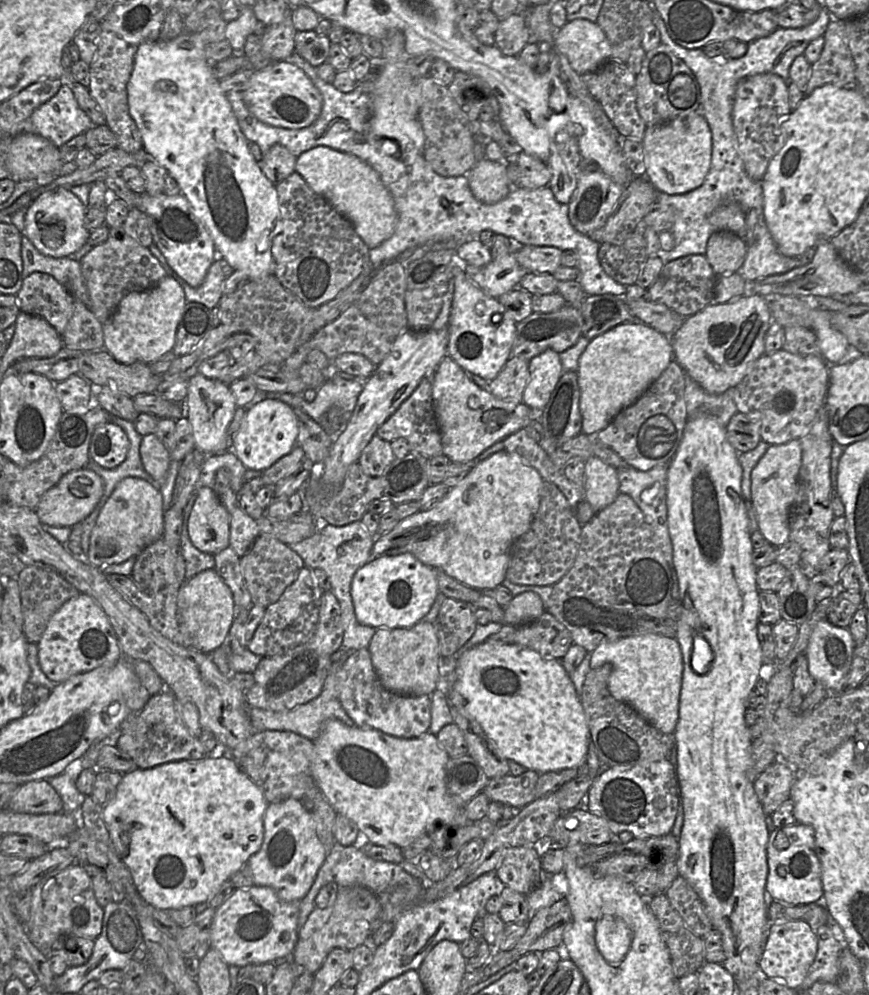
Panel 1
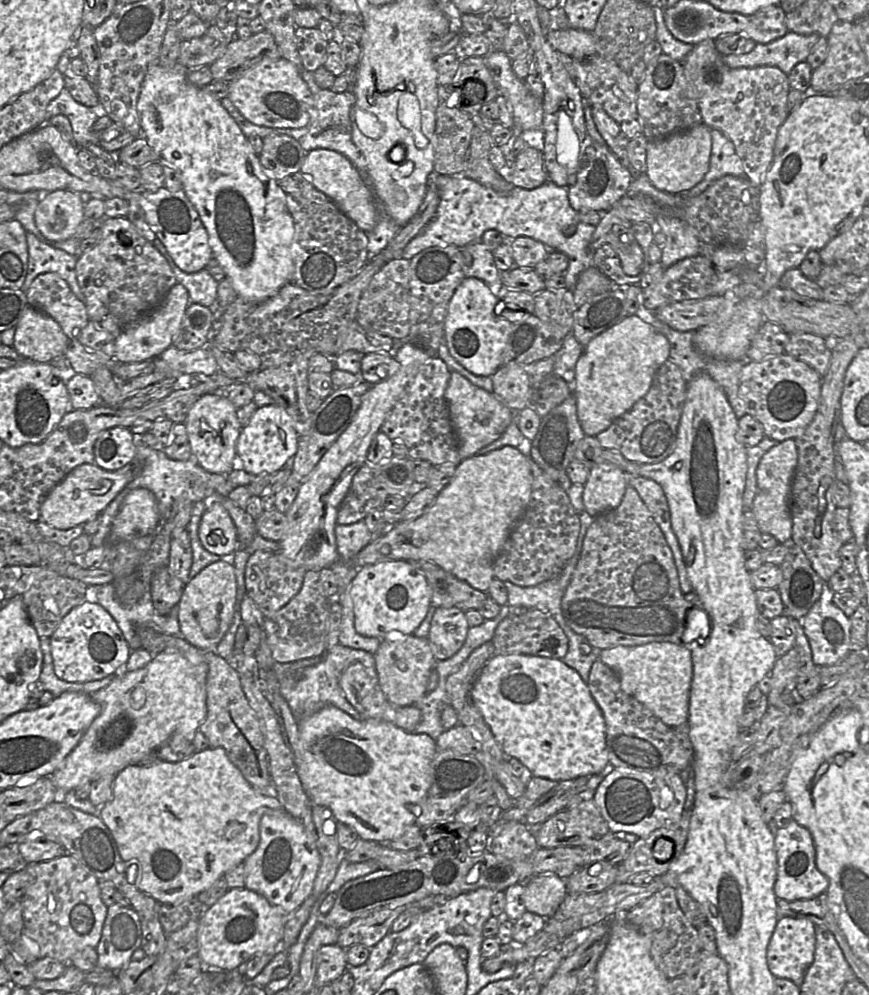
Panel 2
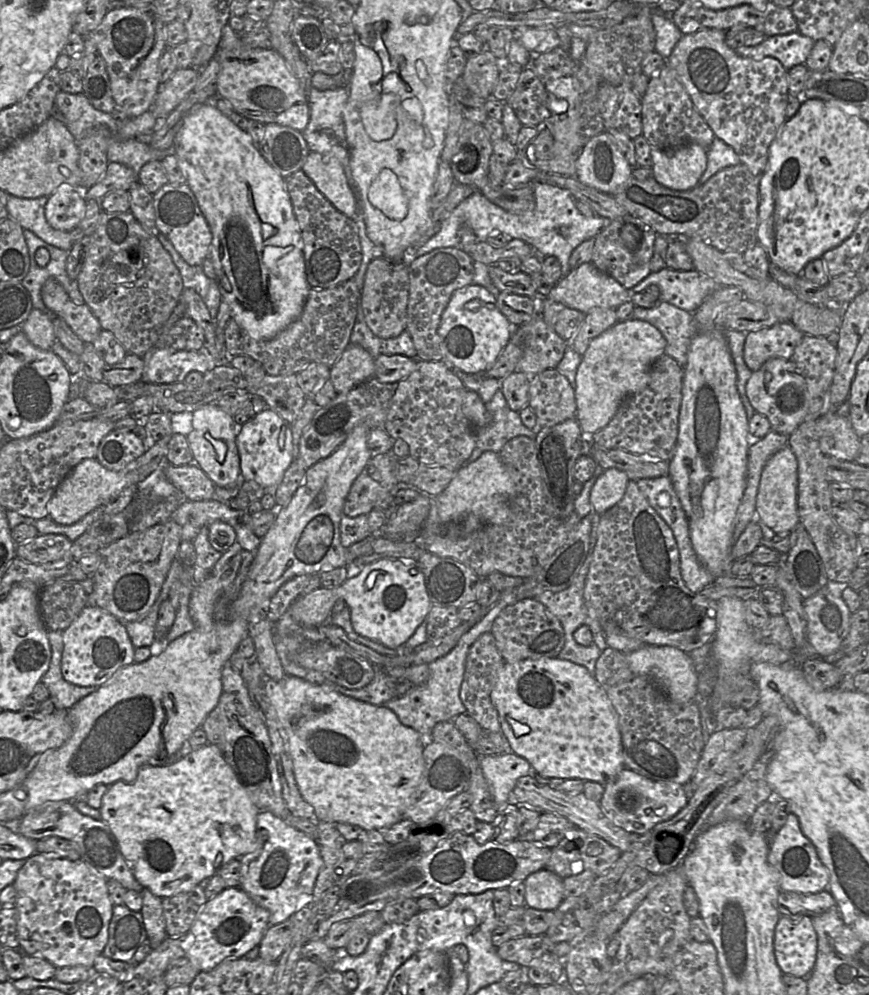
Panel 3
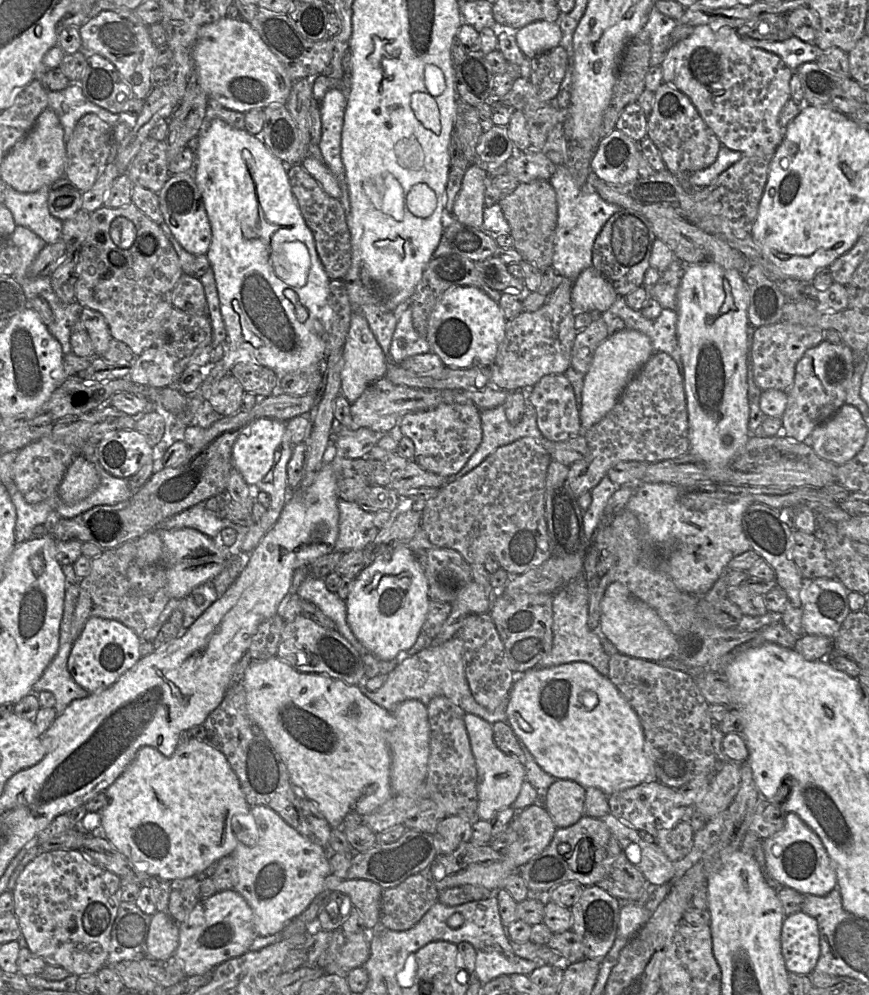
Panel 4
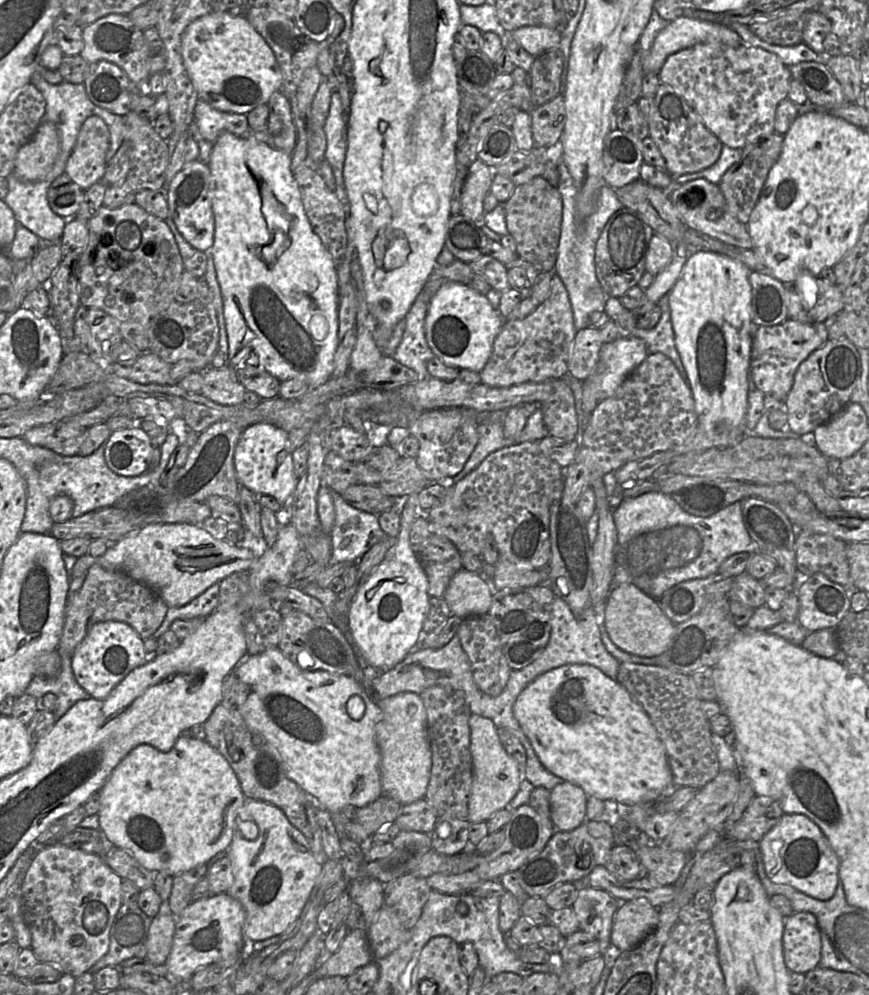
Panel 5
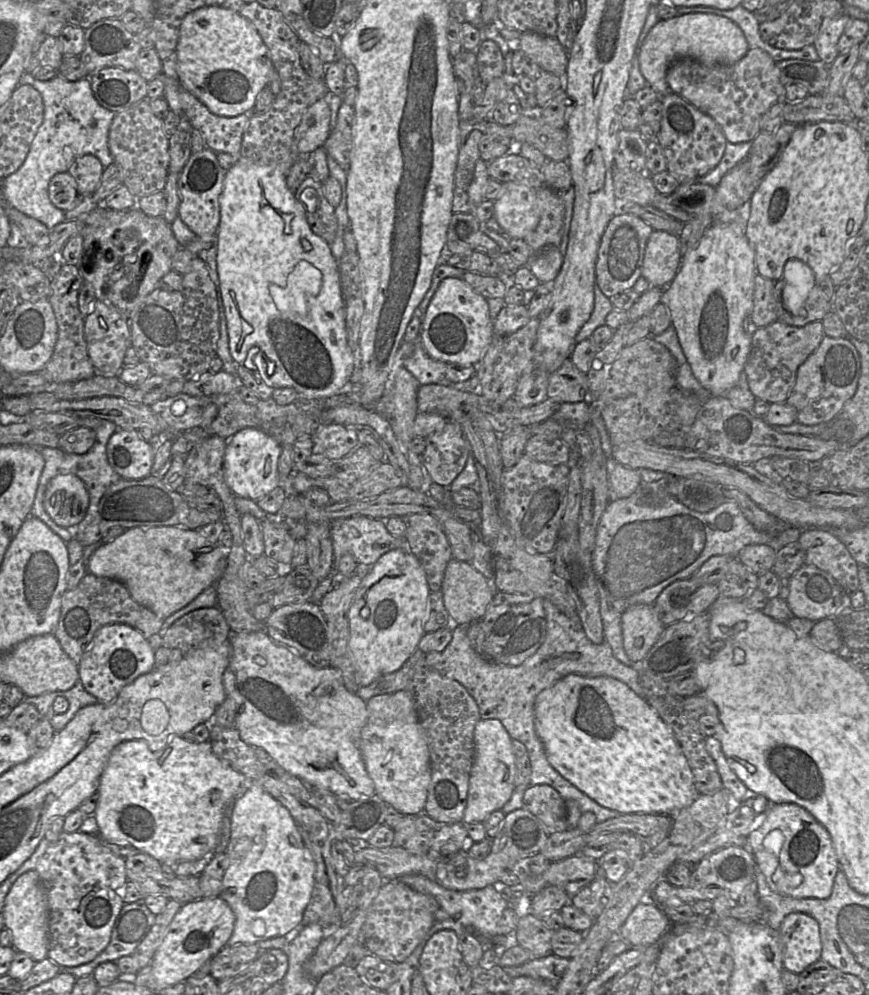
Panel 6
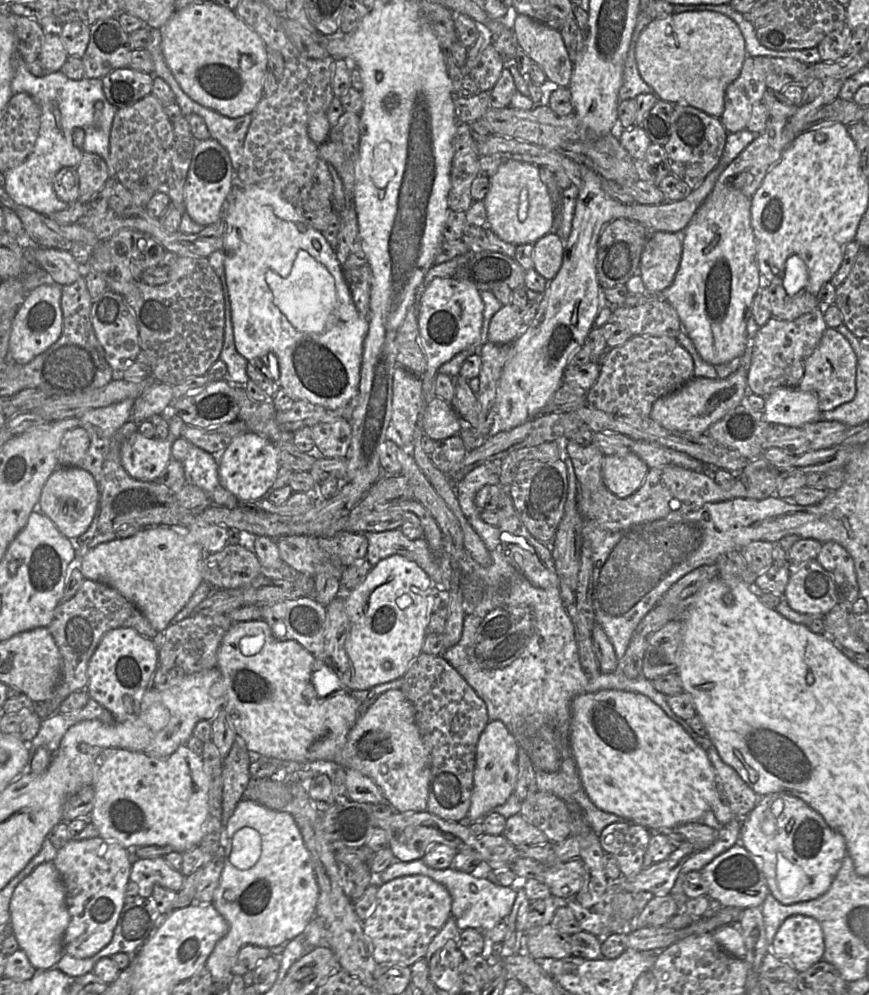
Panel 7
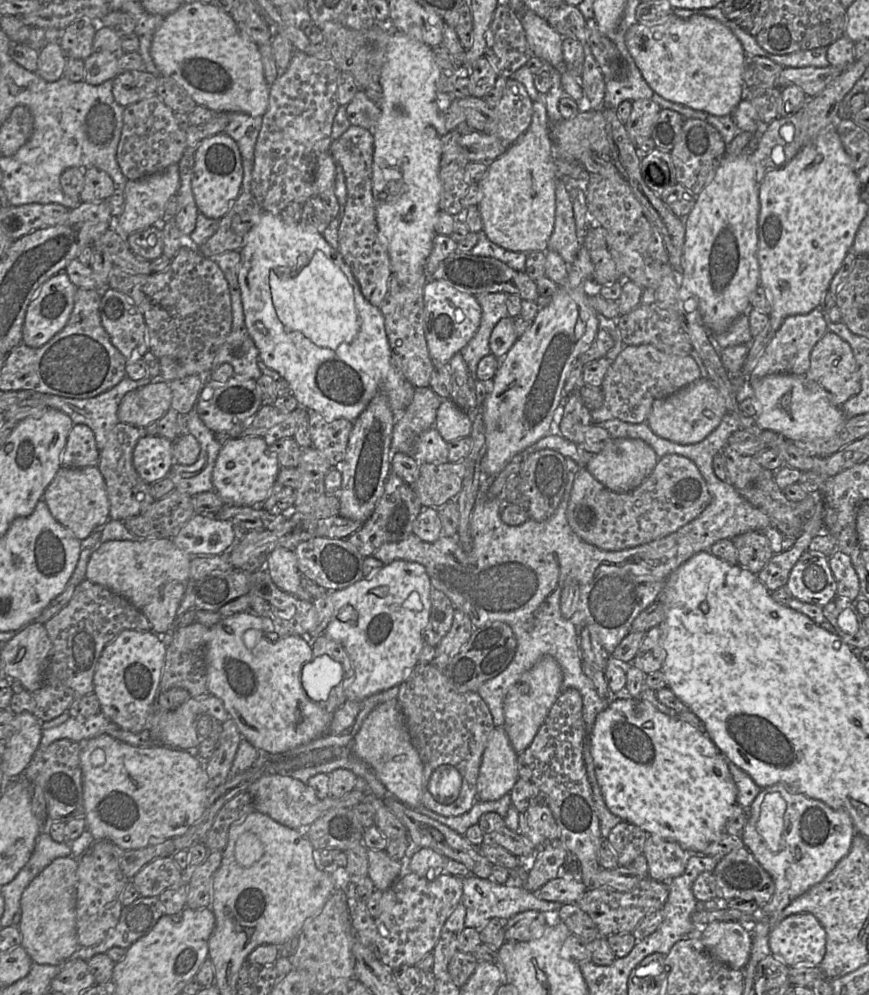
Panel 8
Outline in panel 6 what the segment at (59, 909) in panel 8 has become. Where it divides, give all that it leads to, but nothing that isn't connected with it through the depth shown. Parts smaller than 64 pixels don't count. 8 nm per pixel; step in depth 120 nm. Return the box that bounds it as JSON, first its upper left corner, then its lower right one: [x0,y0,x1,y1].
[2,869,48,962]

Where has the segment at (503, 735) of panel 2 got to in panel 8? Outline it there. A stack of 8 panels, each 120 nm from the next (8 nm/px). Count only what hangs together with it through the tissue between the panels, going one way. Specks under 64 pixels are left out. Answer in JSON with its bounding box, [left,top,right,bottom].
[588,695,737,854]

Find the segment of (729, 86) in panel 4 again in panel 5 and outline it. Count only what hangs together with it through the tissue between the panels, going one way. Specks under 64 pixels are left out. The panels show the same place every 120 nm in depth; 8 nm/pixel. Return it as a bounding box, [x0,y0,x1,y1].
[658,43,792,150]

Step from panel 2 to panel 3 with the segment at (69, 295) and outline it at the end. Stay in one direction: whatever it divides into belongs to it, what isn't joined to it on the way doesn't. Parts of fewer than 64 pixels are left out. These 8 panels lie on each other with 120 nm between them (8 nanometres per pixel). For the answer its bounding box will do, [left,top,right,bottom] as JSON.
[41,280,102,343]

